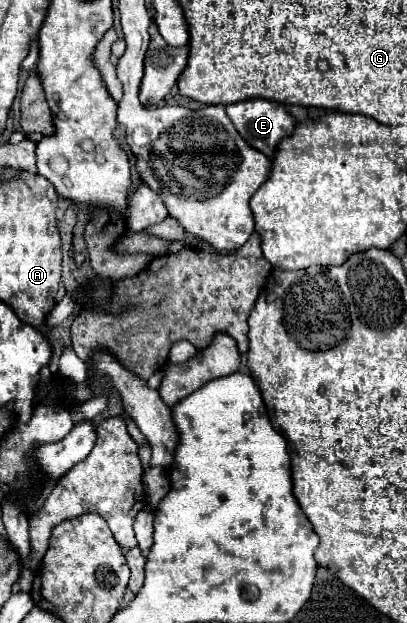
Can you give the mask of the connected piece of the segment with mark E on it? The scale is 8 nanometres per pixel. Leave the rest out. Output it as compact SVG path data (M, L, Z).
M244 100L226 106L226 114L240 136L256 150L272 158L276 144L292 134L296 120L282 104L268 100Z

